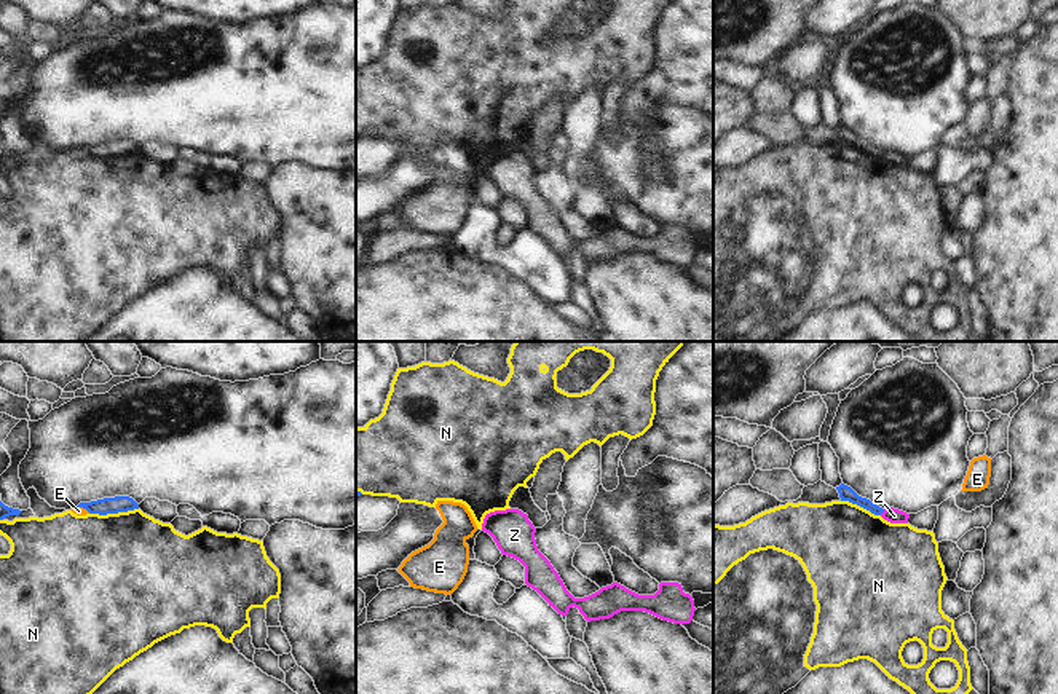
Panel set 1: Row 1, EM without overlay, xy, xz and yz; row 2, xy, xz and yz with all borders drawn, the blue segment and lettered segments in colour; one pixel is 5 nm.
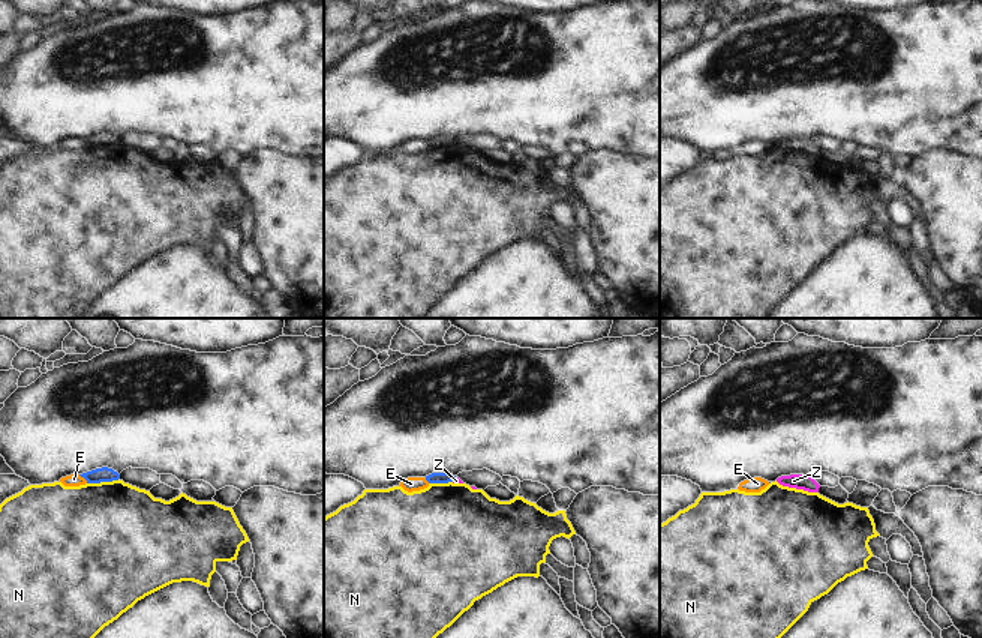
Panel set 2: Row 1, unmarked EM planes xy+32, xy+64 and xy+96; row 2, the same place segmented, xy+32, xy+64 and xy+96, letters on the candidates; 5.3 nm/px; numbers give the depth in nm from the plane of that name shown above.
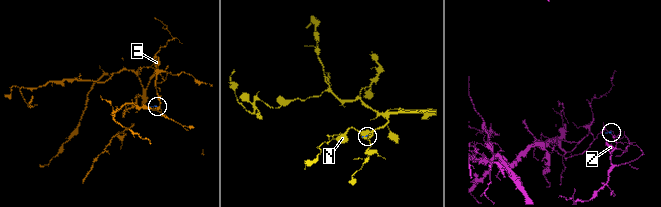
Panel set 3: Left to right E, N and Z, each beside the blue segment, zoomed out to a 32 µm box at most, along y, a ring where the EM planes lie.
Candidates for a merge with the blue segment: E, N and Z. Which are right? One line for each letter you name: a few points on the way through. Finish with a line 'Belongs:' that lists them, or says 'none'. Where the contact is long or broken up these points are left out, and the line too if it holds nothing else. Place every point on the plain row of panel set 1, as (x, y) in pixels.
Belongs: none

